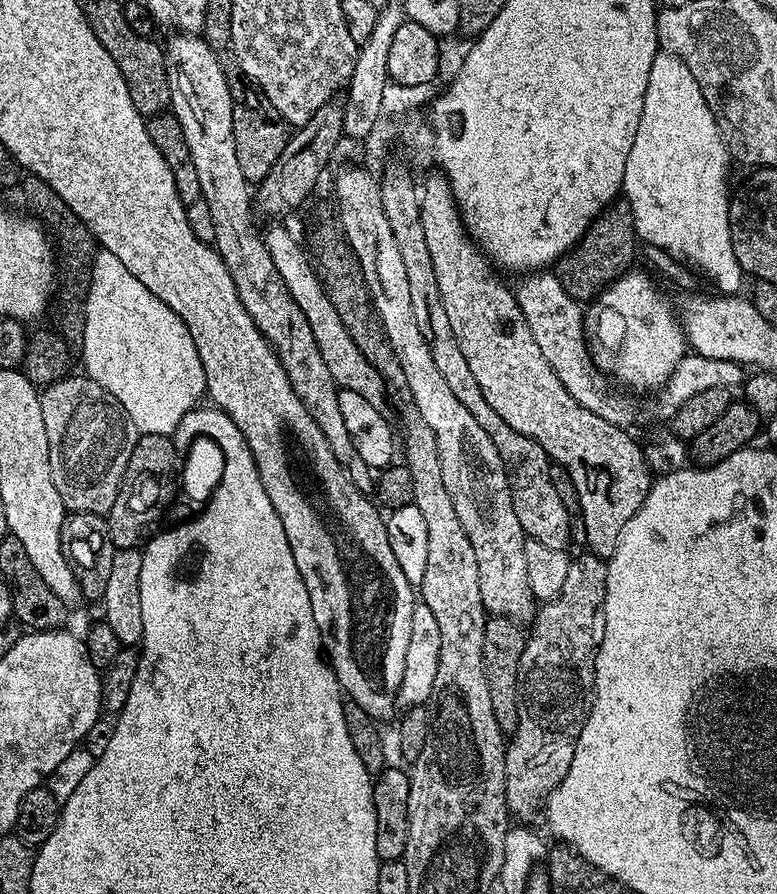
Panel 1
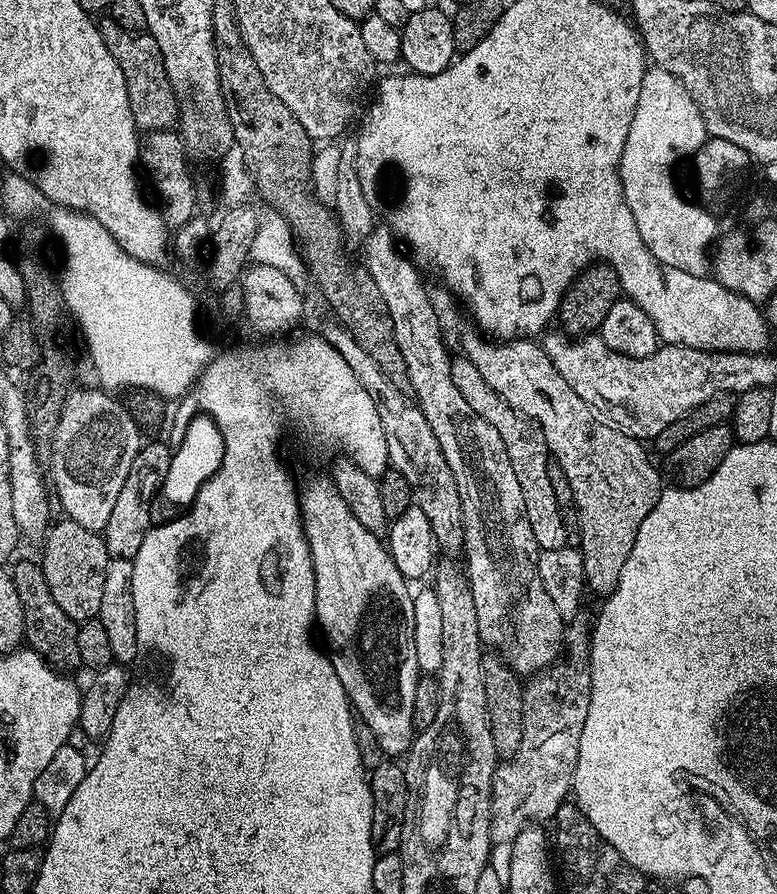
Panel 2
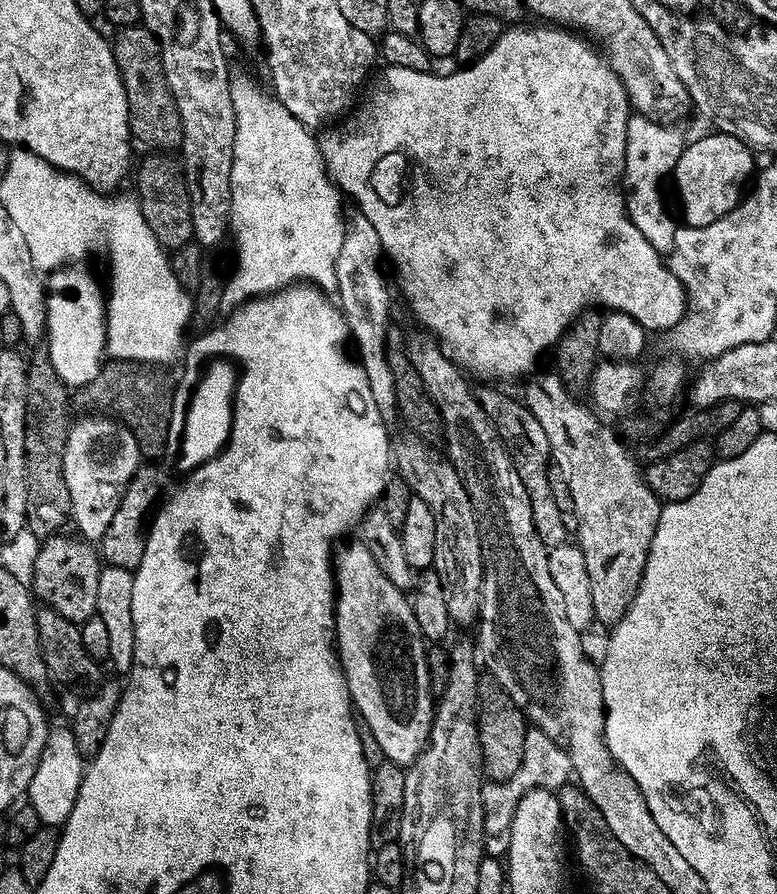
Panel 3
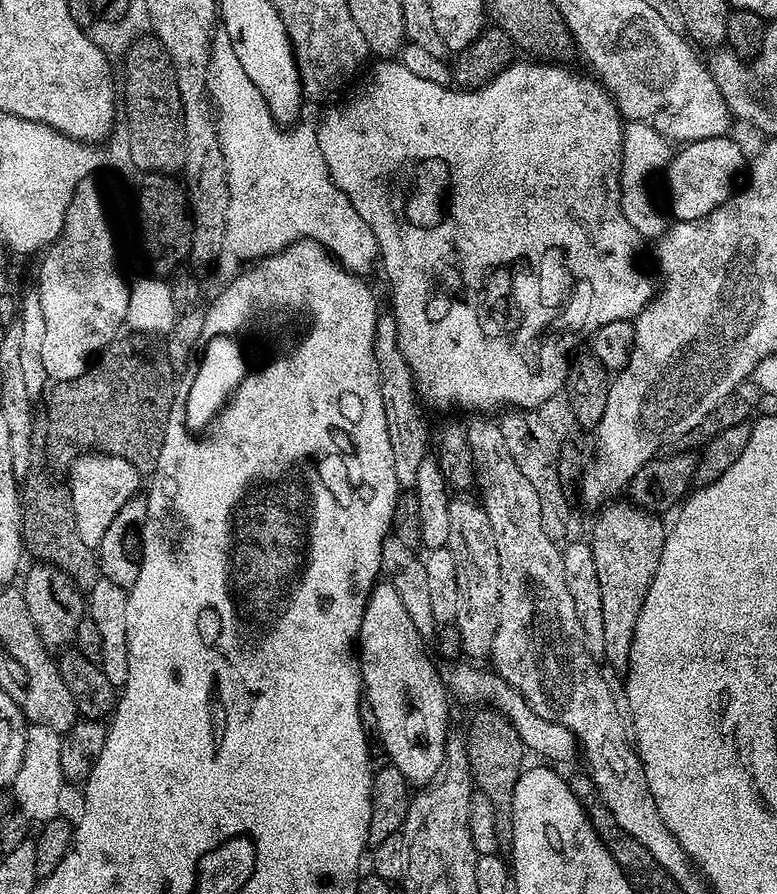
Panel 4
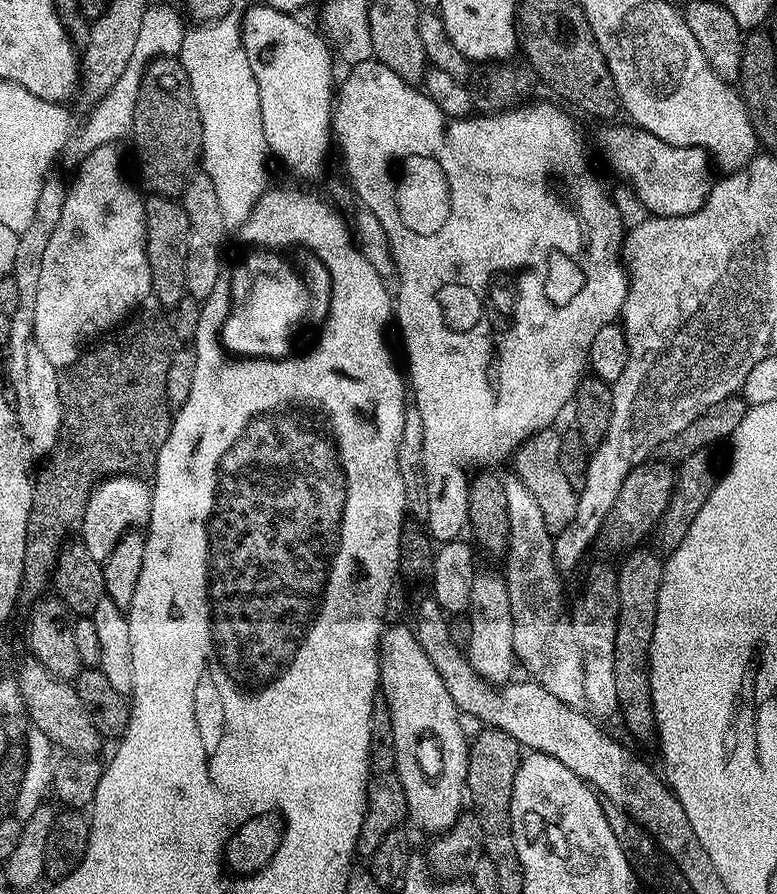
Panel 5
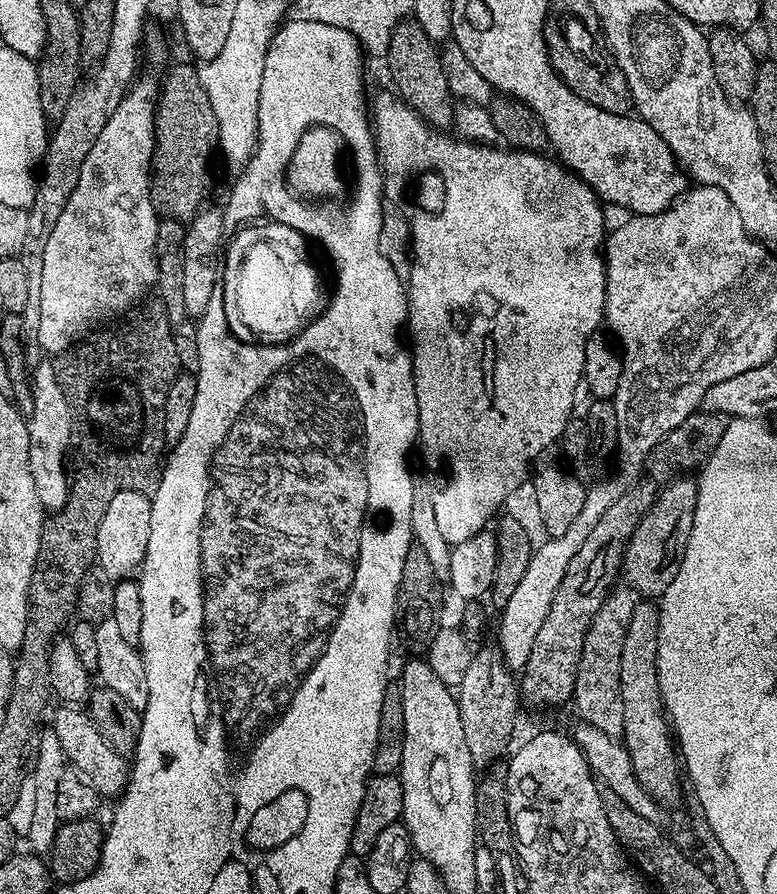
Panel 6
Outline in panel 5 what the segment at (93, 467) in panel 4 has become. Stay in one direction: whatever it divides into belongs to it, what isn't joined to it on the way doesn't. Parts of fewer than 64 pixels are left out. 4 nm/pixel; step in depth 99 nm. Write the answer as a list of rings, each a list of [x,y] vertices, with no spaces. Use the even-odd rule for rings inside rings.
[[[110,476],[93,487],[84,507],[84,517],[78,529],[79,539],[86,546],[90,558],[103,562],[110,558],[110,550],[127,532],[147,525],[152,509],[152,489],[138,476]]]

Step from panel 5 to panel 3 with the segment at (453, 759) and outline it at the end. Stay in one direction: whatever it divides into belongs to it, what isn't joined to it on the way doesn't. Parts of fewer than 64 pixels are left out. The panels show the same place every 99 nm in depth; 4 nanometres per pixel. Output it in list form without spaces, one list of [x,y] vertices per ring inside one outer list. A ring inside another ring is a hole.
[[[363,542],[355,543],[346,545],[344,549],[341,547],[334,558],[336,589],[334,647],[340,658],[340,669],[344,672],[355,711],[362,718],[366,718],[366,726],[370,726],[378,746],[382,746],[385,761],[411,766],[428,745],[432,733],[434,695],[431,690],[431,676],[428,673],[426,641],[420,633],[418,618],[414,618],[414,610],[405,589],[394,586],[394,582],[390,582],[390,578],[382,574],[378,562],[374,562],[374,554],[370,554],[370,550]]]

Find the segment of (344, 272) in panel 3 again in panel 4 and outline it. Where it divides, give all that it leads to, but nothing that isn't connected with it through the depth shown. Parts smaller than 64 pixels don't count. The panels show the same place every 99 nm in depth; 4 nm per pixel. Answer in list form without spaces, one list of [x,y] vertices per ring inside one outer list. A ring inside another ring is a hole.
[[[381,313],[376,319],[375,332],[375,360],[380,368],[380,389],[382,390],[383,406],[386,410],[387,429],[390,433],[390,446],[394,455],[394,472],[398,478],[401,489],[410,490],[415,487],[418,478],[418,468],[421,462],[427,459],[426,448],[430,446],[430,436],[426,434],[426,428],[420,414],[420,400],[415,389],[415,380],[409,364],[402,357],[402,352],[397,344],[397,322],[391,313]]]

